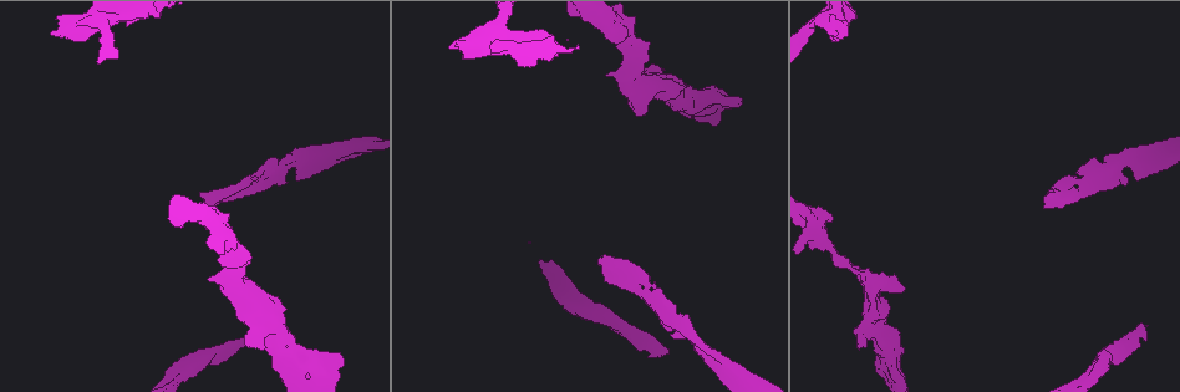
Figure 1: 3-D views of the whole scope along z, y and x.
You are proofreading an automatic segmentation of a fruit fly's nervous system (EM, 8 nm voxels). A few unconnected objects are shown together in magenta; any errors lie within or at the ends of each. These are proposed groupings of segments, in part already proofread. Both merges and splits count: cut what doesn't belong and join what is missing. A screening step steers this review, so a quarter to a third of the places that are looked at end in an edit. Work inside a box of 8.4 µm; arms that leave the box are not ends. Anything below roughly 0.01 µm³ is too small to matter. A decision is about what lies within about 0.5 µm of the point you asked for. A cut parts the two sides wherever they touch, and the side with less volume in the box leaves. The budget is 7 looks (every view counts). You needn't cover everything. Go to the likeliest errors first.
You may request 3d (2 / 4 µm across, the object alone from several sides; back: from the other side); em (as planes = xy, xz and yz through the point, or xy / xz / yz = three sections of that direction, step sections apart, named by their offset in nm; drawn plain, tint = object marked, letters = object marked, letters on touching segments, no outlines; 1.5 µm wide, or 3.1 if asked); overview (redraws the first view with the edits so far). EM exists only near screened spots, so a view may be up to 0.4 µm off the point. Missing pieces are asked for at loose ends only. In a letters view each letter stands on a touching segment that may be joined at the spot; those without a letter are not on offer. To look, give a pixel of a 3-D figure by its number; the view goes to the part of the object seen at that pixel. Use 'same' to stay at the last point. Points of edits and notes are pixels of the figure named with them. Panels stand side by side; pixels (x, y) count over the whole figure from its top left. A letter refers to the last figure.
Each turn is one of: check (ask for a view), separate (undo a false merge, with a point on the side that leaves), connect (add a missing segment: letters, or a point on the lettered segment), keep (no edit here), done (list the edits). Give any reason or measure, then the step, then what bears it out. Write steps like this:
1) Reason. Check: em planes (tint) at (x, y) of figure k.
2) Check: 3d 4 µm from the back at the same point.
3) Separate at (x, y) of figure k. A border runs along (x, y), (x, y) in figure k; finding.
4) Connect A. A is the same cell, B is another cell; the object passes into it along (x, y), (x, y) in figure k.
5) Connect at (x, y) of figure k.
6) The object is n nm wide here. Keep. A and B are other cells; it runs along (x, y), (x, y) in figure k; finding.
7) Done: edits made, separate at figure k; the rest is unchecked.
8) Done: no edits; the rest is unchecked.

Three-way junction. Check: 3d 2 µm at (1107, 172) of figure 1.

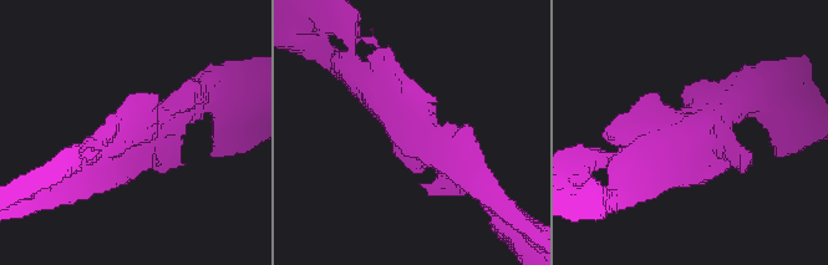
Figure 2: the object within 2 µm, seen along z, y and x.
Check: em planes (letters) at (409, 133) of figure 2.

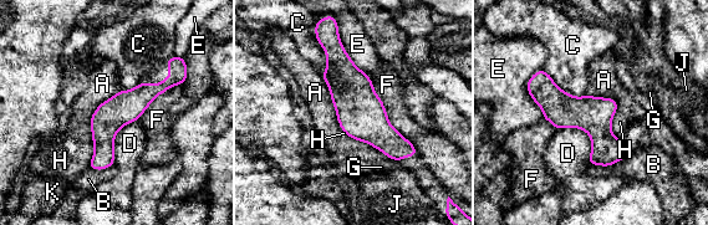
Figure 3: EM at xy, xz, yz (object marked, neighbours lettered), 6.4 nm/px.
Keep. A, B, C, D, E, F, G, H, J and K are other cells; all the same cell.

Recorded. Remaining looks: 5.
Thick end. Check: em xz step 4 (tint) at (449, 45) of figure 1.

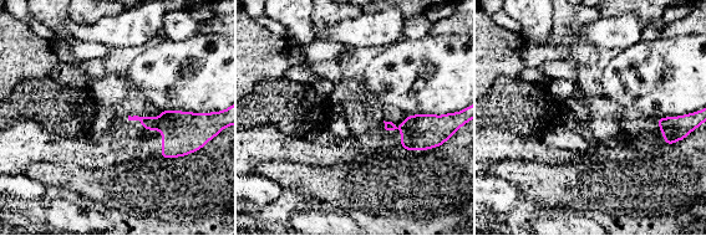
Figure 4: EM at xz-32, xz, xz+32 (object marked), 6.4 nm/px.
Another direction. Check: em planes (tint) at the same point.

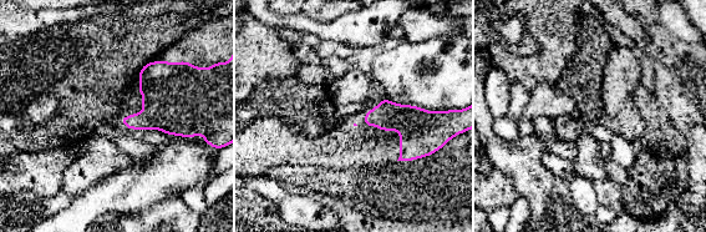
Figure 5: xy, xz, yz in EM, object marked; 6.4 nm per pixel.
Check: em planes (letters) at the same point.

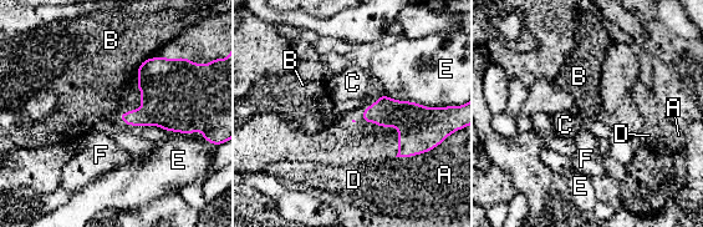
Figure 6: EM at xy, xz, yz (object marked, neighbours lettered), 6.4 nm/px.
Keep. A, B, C, D, E and F are other cells; a border runs along (147, 57), (137, 66) in figure 6; none of them fits.

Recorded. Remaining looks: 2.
Branch stops here. Check: em planes (letters) at (250, 259) of figure 1.

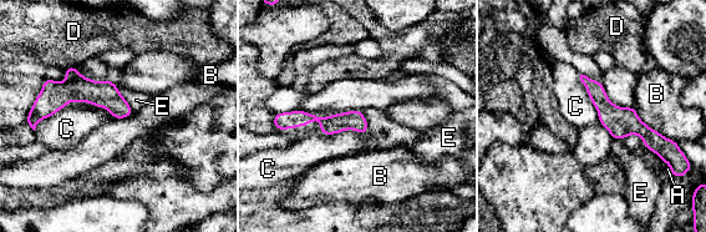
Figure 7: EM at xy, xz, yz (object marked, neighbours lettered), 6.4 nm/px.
The longest contact is with B, 360 nm. Keep. A, B, C, D and E are other cells; it runs along (584, 79), (621, 121), (661, 145) in figure 7; none of them fits.

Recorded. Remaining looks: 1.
Done: no edits; the rest is unchecked.

